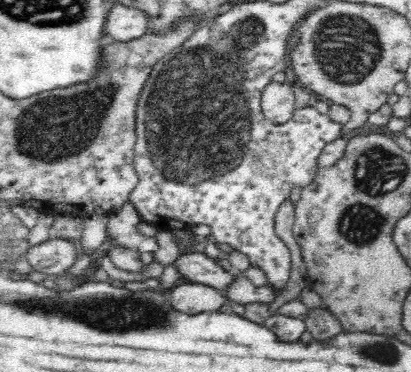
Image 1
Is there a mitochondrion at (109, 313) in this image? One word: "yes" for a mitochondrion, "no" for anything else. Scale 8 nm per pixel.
yes

